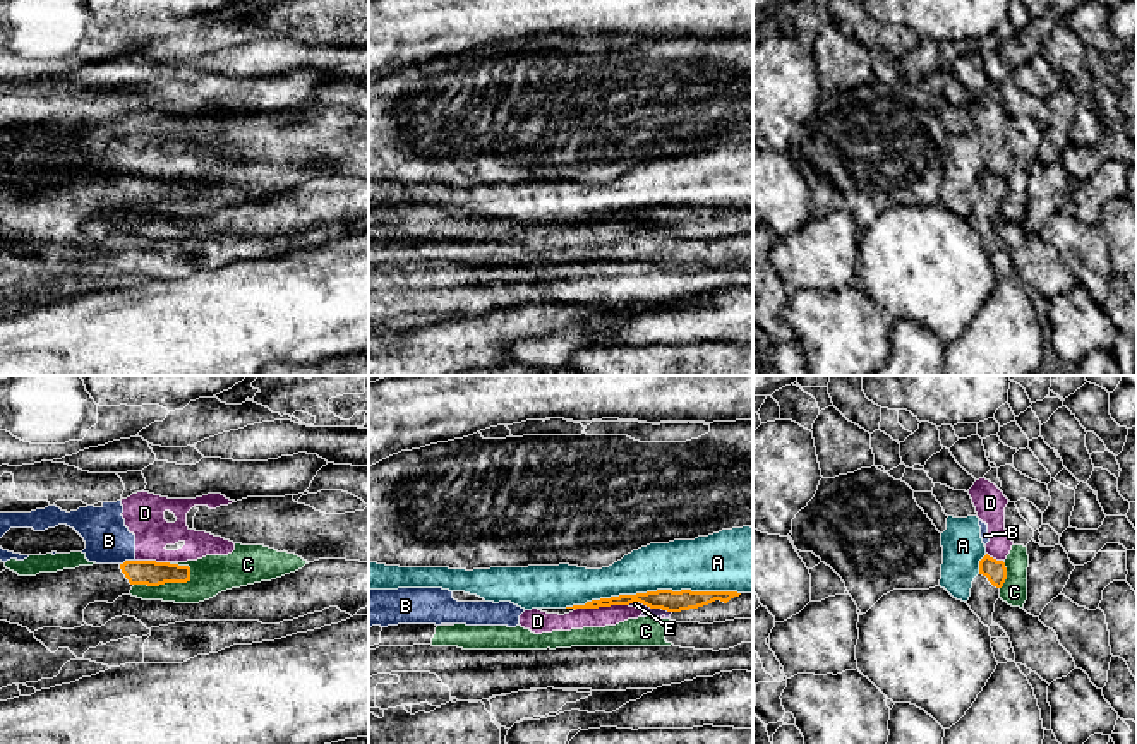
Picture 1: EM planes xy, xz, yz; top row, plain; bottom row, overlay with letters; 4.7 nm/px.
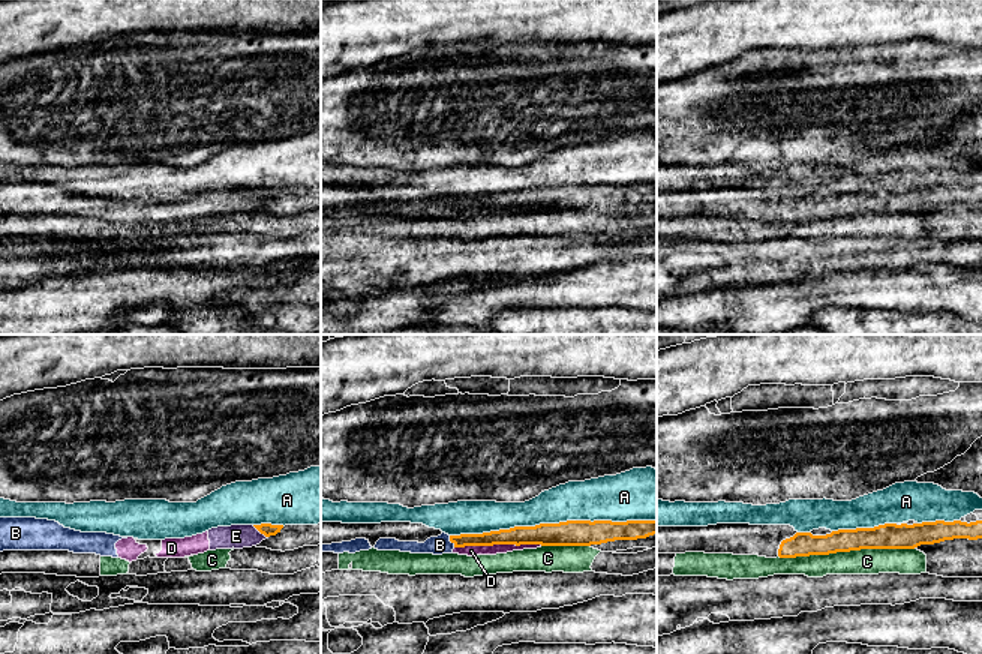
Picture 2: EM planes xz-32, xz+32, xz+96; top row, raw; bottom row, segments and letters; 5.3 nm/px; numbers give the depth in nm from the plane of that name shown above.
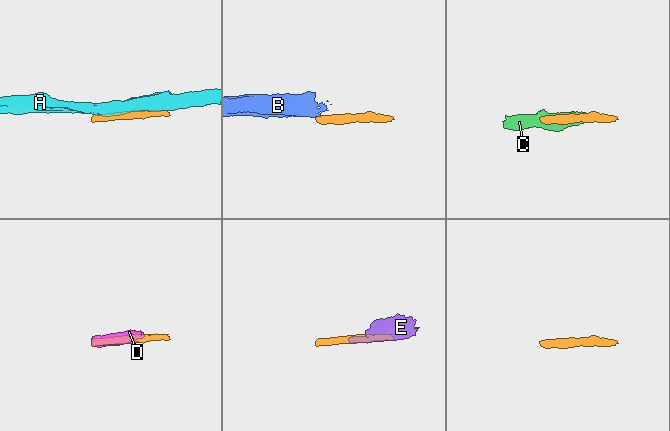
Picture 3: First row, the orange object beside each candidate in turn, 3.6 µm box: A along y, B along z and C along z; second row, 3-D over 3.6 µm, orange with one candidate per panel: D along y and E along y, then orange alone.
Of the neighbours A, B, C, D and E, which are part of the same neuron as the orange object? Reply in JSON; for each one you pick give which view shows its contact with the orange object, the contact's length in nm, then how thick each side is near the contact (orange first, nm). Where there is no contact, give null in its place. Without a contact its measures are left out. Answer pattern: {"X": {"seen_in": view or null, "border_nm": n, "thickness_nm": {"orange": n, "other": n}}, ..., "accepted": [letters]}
{"accepted": []}

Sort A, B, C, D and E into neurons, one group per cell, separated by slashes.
A / B D E / C

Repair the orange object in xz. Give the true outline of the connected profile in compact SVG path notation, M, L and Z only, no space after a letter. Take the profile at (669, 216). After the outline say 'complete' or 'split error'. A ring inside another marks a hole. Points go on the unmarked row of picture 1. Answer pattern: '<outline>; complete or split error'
M657 206L636 211L619 211L573 221L566 225L599 225L640 218L650 225L662 225L676 238L713 240L753 233L753 209L737 207L691 207Z; split error

